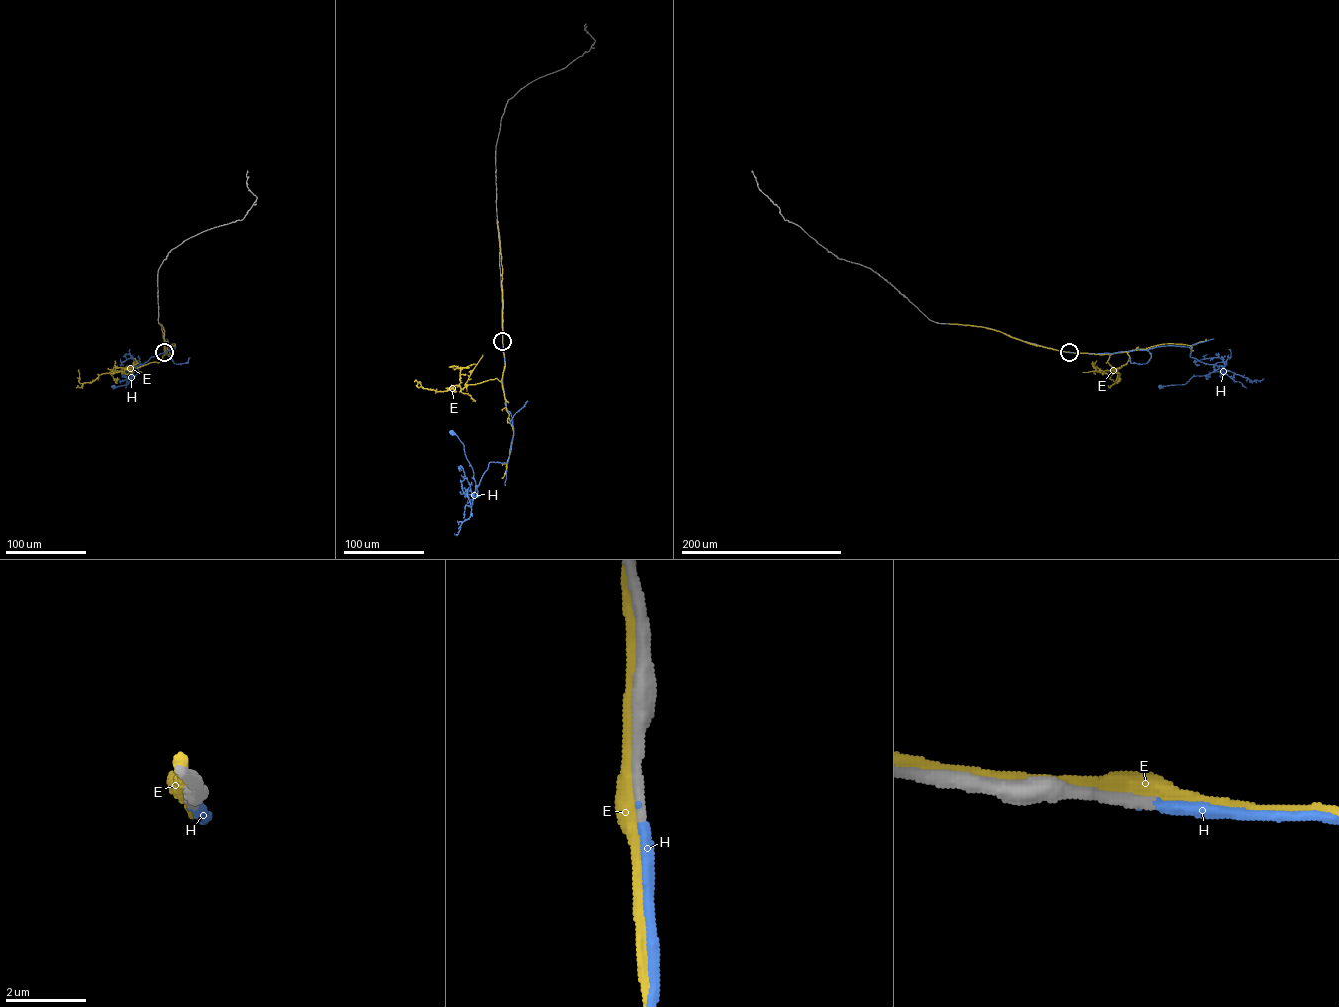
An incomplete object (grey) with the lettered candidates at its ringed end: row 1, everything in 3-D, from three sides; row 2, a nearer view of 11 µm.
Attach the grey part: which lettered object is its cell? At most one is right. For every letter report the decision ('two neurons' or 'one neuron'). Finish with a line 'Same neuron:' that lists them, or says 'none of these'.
E: two neurons
H: one neuron
Same neuron: H

